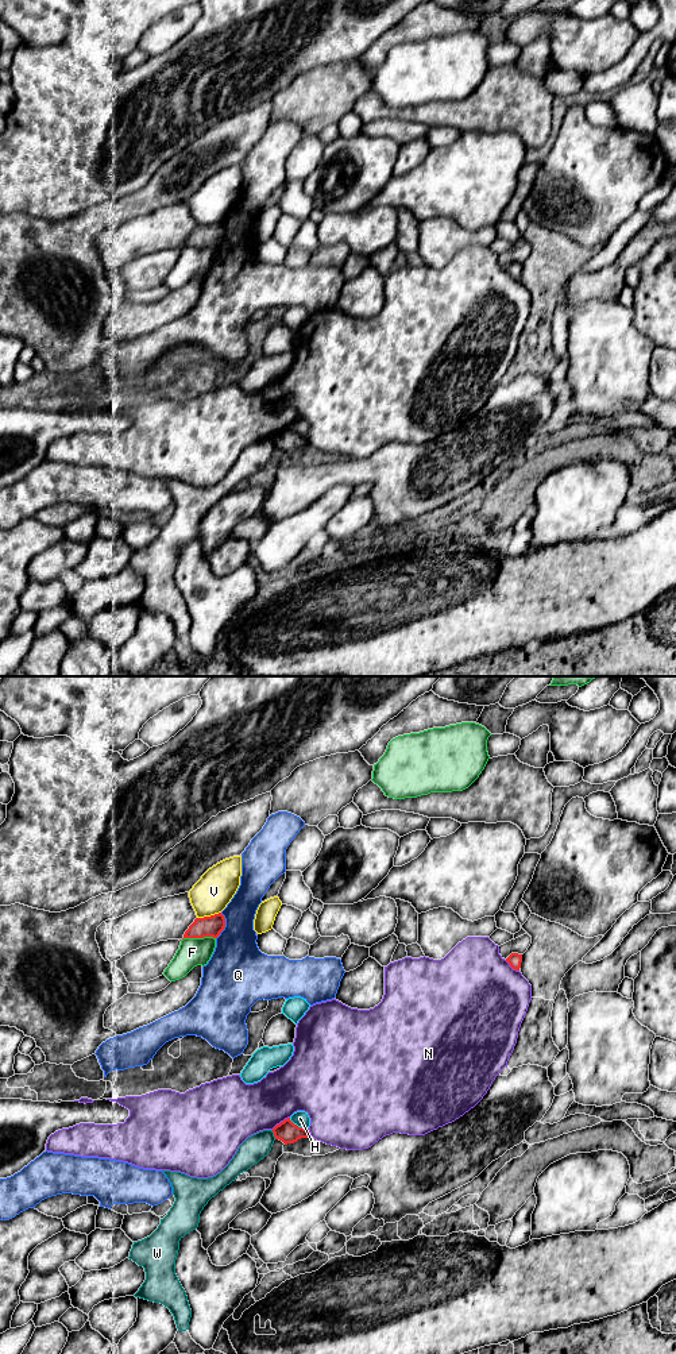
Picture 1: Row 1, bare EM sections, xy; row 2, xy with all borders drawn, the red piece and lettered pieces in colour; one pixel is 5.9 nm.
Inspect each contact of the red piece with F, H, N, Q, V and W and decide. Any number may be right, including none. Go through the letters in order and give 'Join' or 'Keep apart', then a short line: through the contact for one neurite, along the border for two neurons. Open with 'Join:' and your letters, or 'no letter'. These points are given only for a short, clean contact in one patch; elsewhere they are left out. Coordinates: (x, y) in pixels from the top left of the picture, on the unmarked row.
Join: no letter
F: Keep apart
H: Keep apart. Line: xy (289, 427), (298, 435), (308, 438)
N: Keep apart
Q: Keep apart
V: Keep apart
W: Keep apart. Line: xy (271, 439), (275, 447)

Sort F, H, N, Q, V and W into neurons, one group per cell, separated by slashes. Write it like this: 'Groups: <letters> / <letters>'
Groups: F / H / N / Q / V / W

